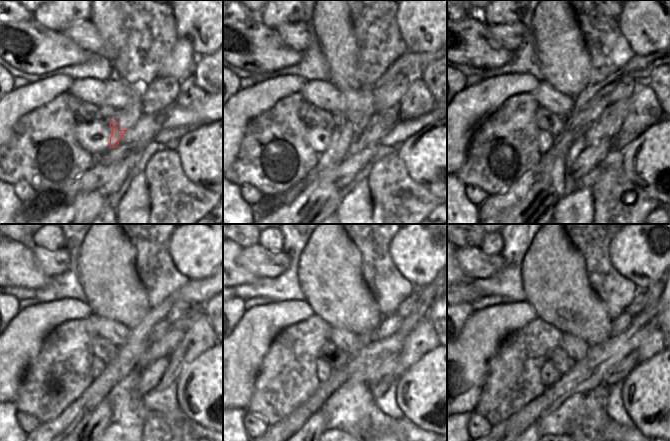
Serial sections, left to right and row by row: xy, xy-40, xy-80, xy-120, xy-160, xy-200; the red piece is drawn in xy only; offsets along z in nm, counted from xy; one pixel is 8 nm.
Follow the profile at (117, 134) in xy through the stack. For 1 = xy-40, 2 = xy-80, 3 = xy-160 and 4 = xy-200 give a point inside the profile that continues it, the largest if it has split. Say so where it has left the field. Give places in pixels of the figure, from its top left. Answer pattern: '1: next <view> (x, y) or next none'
1: next xy-40 (342, 137)
2: next xy-80 (564, 142)
3: next xy-160 (360, 368)
4: next xy-200 (587, 374)

